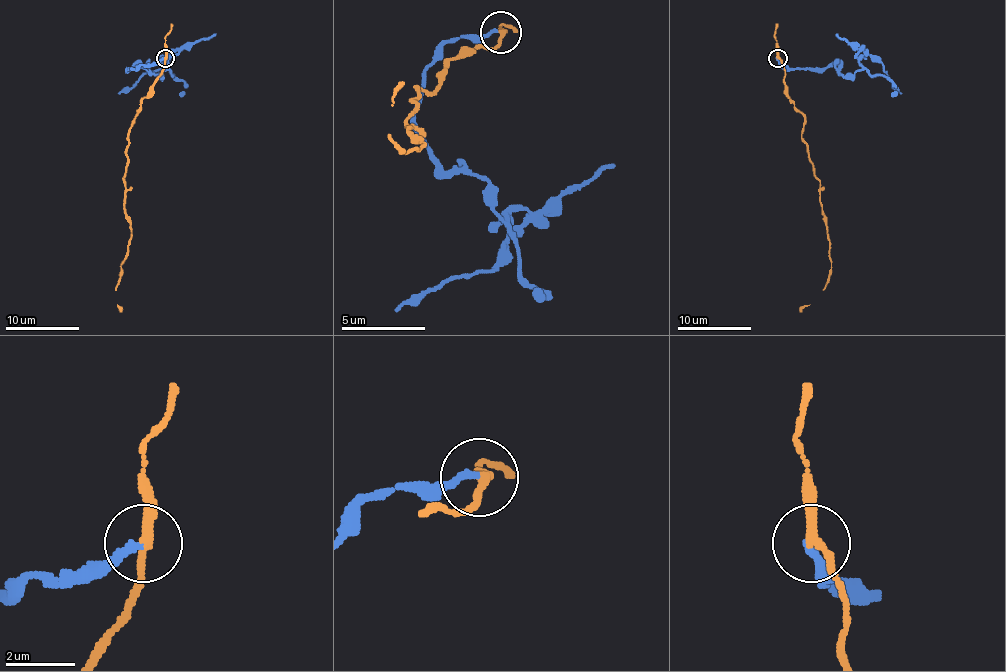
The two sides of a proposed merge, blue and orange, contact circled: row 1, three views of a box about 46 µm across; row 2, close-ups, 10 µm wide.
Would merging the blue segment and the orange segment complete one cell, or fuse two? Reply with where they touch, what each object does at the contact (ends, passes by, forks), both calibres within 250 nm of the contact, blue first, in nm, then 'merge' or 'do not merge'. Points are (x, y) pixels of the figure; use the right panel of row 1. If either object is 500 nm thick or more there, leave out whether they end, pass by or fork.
(777, 58) | blue ends | orange passes by | 200/240 nm | do not merge

